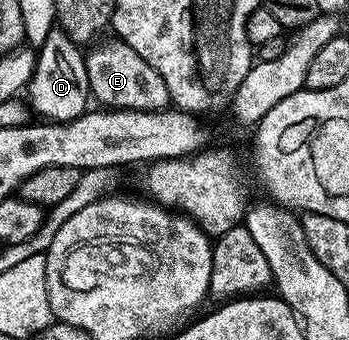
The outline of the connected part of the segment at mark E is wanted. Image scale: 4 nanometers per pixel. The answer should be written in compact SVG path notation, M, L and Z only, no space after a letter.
M115 37L109 43L100 41L86 55L86 77L89 79L90 95L101 108L118 111L163 111L169 106L166 81L158 77L158 69L138 57L130 45Z

